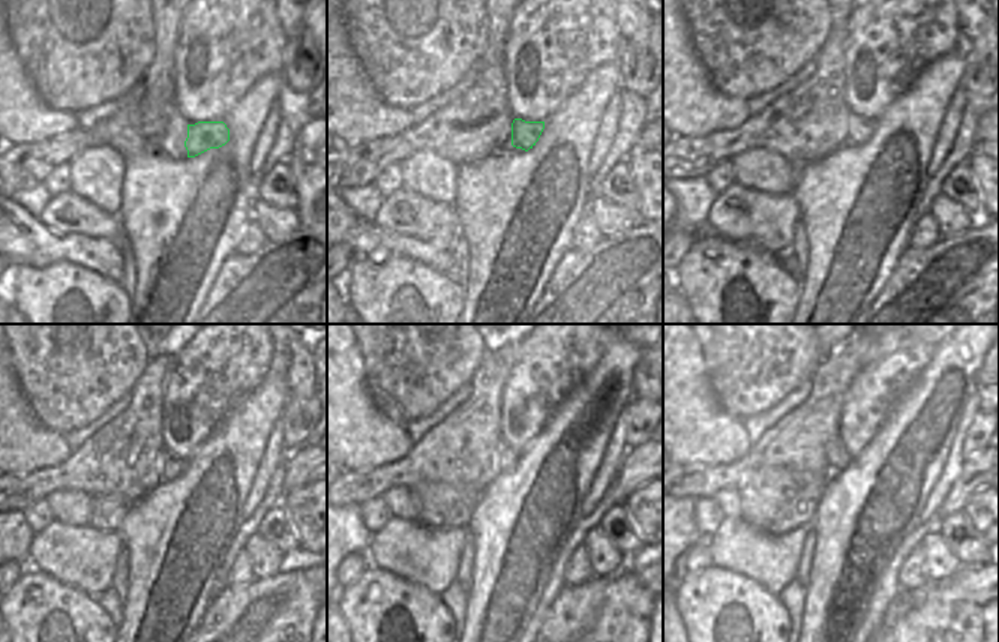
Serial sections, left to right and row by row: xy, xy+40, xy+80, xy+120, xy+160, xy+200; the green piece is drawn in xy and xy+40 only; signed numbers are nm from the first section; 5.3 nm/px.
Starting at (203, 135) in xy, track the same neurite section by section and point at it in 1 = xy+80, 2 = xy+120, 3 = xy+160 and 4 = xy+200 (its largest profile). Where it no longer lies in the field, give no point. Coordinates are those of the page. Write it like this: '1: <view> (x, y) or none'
1: xy+80 (860, 131)
2: xy+120 (171, 467)
3: xy+160 (506, 459)
4: xy+200 (837, 456)

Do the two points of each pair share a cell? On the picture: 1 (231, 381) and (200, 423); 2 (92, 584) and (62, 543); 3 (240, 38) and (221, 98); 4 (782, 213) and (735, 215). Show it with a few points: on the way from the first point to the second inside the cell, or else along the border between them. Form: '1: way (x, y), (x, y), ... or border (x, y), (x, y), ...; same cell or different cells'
1: way (221, 392), (200, 413); same cell
2: way (92, 573), (72, 554); same cell
3: way (225, 53), (221, 57), (221, 83); same cell
4: way (770, 215), (747, 215); same cell

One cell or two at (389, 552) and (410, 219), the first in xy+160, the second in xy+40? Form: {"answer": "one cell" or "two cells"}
{"answer": "one cell"}

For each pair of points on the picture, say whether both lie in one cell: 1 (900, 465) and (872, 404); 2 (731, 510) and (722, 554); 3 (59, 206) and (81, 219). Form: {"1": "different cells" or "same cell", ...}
{"1": "different cells", "2": "different cells", "3": "same cell"}

